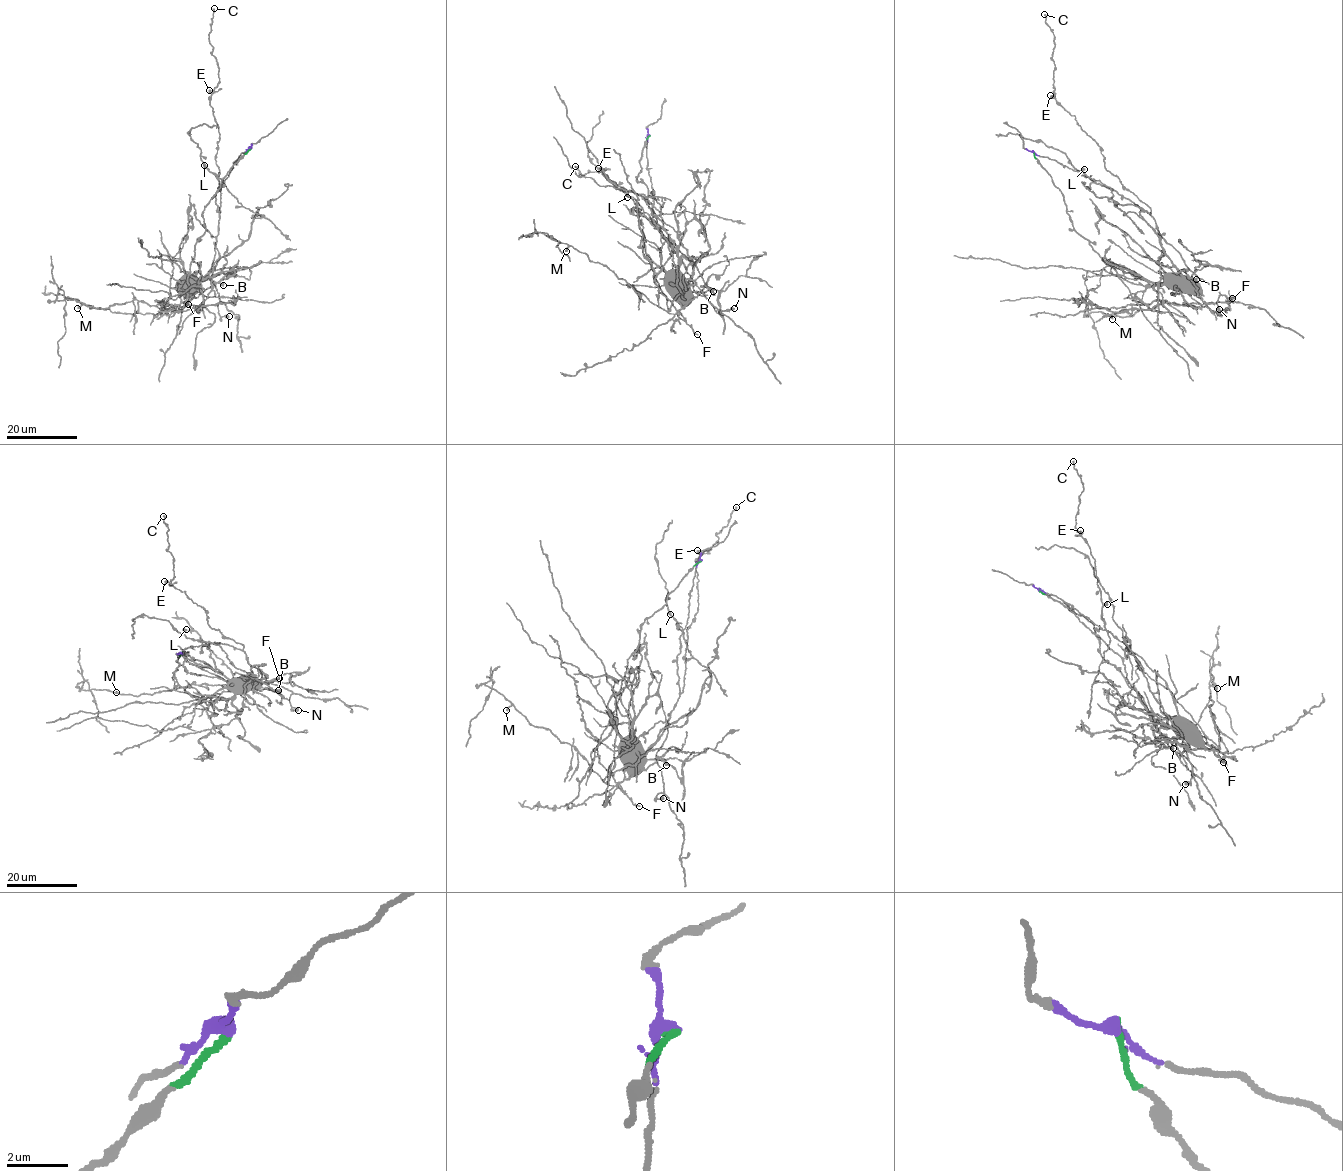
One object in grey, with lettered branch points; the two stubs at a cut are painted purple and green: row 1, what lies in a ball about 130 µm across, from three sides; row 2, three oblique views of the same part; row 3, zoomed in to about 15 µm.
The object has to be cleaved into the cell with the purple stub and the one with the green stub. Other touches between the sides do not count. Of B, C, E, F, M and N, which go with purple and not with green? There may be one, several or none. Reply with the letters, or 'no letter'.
C, E, N

